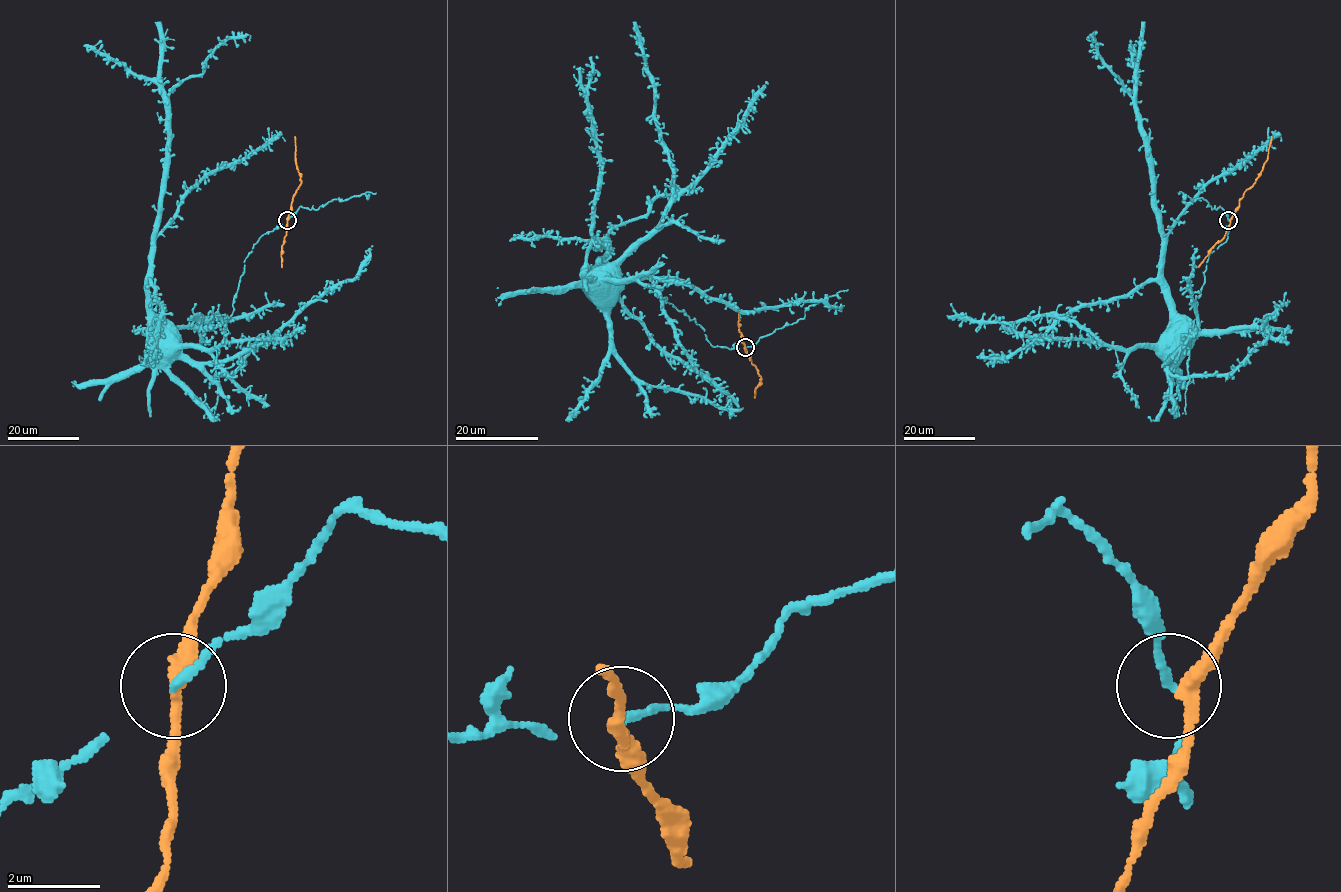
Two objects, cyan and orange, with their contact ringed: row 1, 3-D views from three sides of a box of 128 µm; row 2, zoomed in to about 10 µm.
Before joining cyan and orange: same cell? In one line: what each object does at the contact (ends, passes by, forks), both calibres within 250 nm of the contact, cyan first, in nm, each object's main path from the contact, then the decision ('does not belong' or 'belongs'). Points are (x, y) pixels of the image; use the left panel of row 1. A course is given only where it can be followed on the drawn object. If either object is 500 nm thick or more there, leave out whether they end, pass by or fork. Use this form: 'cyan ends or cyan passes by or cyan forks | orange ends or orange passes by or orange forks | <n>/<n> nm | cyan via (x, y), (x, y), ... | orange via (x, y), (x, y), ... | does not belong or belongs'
cyan ends | orange passes by | 190/280 nm | cyan via (287, 220), (259, 239), (244, 261), (214, 362), (218, 375), (210, 377), (181, 359), (169, 360), (165, 343) | orange via (287, 221), (293, 195), (300, 184), (294, 136) | does not belong

